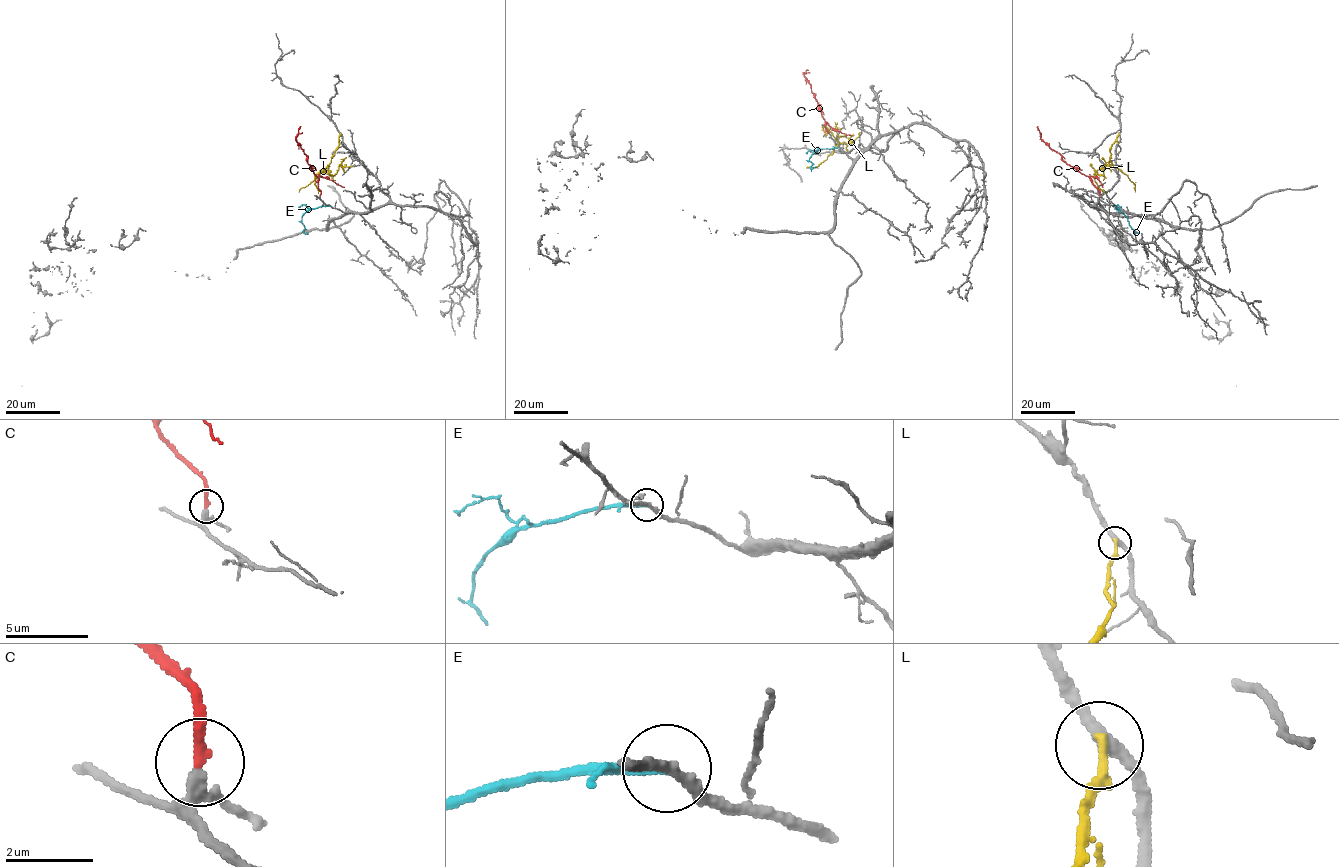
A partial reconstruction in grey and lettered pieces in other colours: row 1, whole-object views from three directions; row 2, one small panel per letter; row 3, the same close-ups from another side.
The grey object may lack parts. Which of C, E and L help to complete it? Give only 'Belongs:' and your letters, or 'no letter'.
Belongs: C

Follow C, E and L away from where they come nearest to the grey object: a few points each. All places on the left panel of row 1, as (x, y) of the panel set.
C: (320, 195), (318, 178), (296, 139), (301, 126)
E: (330, 205), (310, 209), (303, 215), (303, 231), (308, 234)
L: (339, 133), (339, 144), (331, 161), (320, 170), (332, 176), (340, 164), (353, 165)

